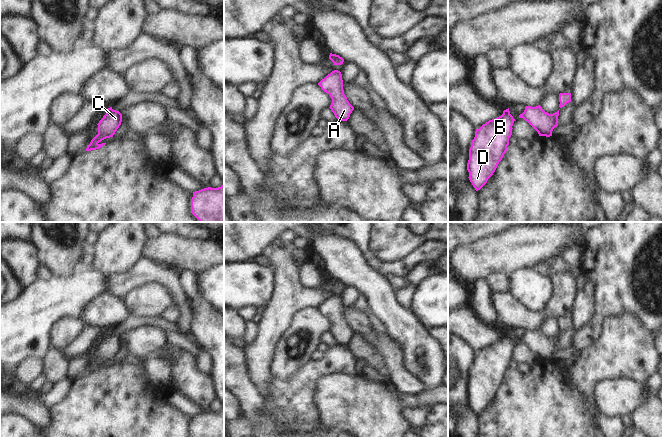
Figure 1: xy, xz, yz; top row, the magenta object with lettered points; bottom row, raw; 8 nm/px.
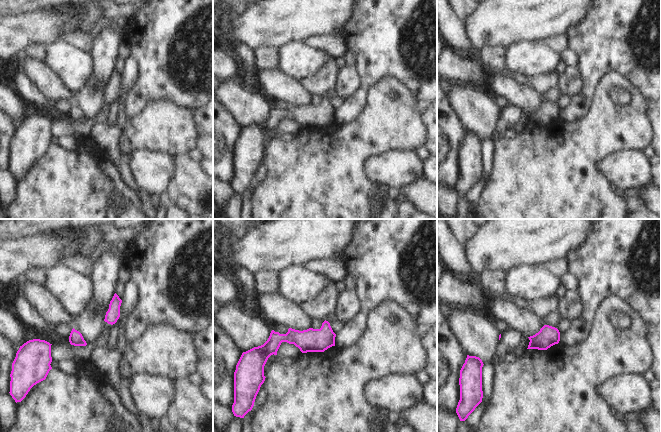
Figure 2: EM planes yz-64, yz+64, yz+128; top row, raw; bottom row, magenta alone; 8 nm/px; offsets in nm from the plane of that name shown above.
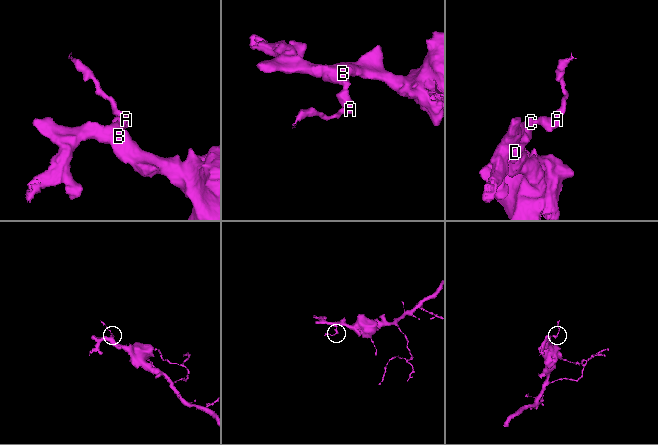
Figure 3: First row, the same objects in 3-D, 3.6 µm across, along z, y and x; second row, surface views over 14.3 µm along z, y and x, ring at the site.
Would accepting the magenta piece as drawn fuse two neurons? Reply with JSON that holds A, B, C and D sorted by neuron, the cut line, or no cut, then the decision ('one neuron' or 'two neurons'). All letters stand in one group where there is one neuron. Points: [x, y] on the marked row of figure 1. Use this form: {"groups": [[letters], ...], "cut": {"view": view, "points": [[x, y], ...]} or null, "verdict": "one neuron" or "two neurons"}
{"groups": [["A", "B", "C", "D"]], "cut": null, "verdict": "one neuron"}

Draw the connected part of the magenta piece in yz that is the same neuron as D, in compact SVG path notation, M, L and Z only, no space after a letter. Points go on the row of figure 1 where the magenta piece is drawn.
M509 108L503 111L503 114L495 119L489 120L475 131L475 137L471 142L469 149L469 160L467 170L469 180L476 191L480 190L495 172L499 162L502 160L509 145L509 138L512 135L512 126L515 119L510 114Z

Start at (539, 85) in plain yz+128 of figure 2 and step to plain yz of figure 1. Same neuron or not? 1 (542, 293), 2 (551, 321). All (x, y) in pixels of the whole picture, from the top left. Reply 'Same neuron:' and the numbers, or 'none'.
Same neuron: none

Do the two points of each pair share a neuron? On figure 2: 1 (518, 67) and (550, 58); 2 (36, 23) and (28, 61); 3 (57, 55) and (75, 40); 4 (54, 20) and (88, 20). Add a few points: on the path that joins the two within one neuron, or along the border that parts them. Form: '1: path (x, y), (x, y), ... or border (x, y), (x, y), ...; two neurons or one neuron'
1: path (526, 59), (542, 59); one neuron
2: border (24, 51), (10, 61); two neurons
3: border (59, 38), (90, 53); two neurons
4: border (66, 10), (66, 21), (72, 30); two neurons

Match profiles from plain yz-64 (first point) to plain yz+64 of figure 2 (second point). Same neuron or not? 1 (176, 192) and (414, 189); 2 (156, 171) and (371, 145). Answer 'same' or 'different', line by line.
1: same
2: different

